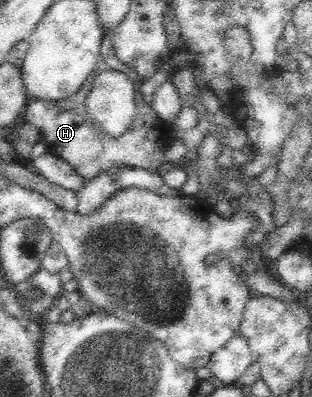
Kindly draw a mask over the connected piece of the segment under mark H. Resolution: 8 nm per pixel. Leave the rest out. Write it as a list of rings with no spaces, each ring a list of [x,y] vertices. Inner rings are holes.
[[[110,32],[106,33],[101,41],[98,63],[88,79],[81,85],[80,91],[76,91],[72,97],[54,103],[29,98],[23,111],[25,122],[40,130],[40,136],[47,146],[48,152],[64,159],[81,177],[88,181],[95,179],[102,173],[113,170],[116,172],[123,168],[144,169],[151,173],[157,172],[157,169],[161,167],[160,161],[164,157],[165,151],[172,145],[172,136],[175,135],[174,125],[162,121],[151,106],[142,99],[140,91],[142,79],[132,69],[128,69],[124,63],[120,63],[114,57],[112,42]],[[108,69],[125,73],[134,82],[136,88],[135,116],[132,118],[132,125],[120,137],[111,137],[105,133],[98,126],[98,123],[90,118],[90,114],[86,110],[86,97],[92,89],[94,79],[102,71],[108,71]]]

